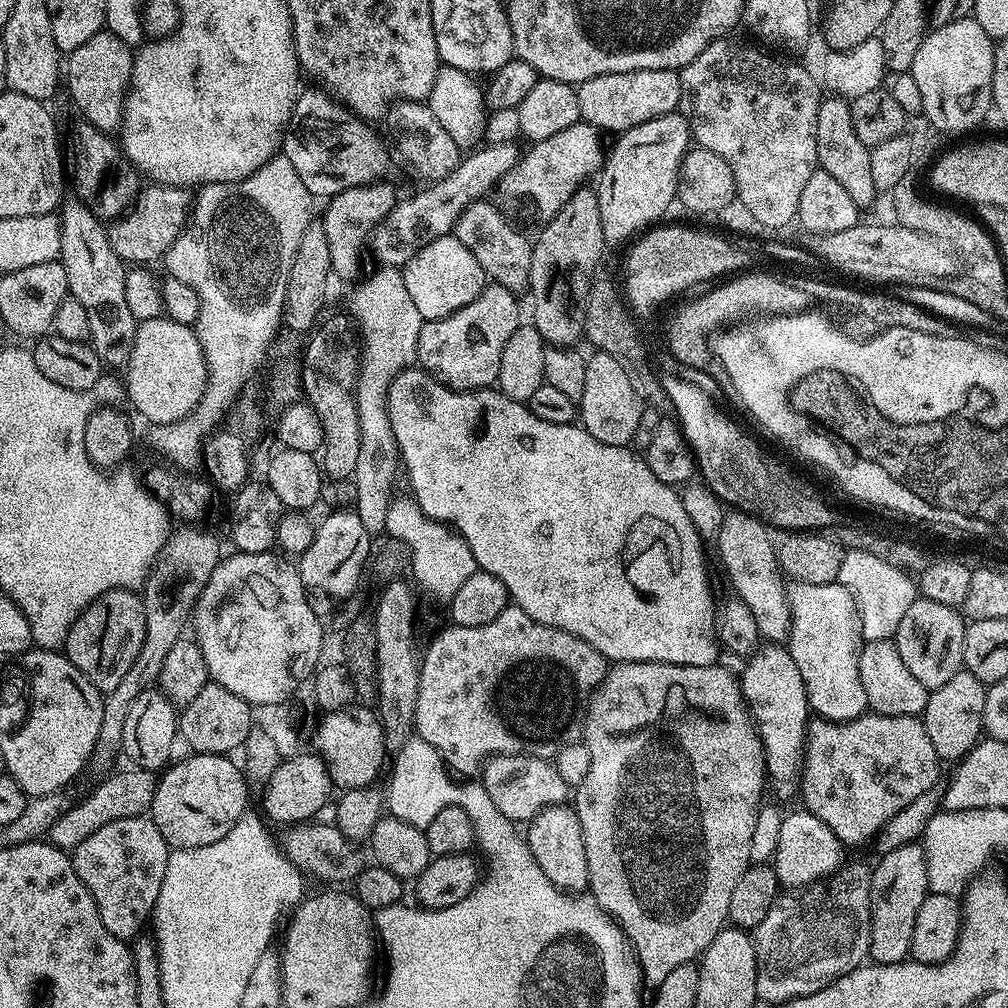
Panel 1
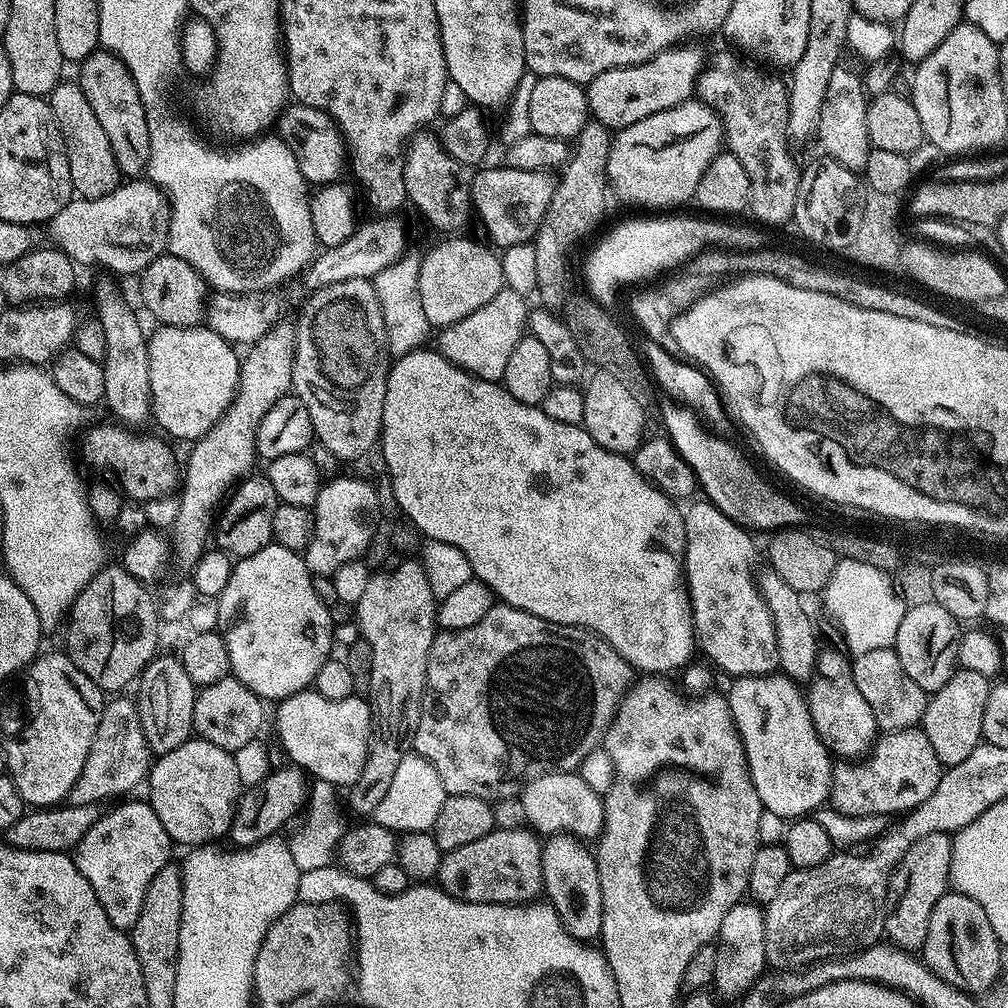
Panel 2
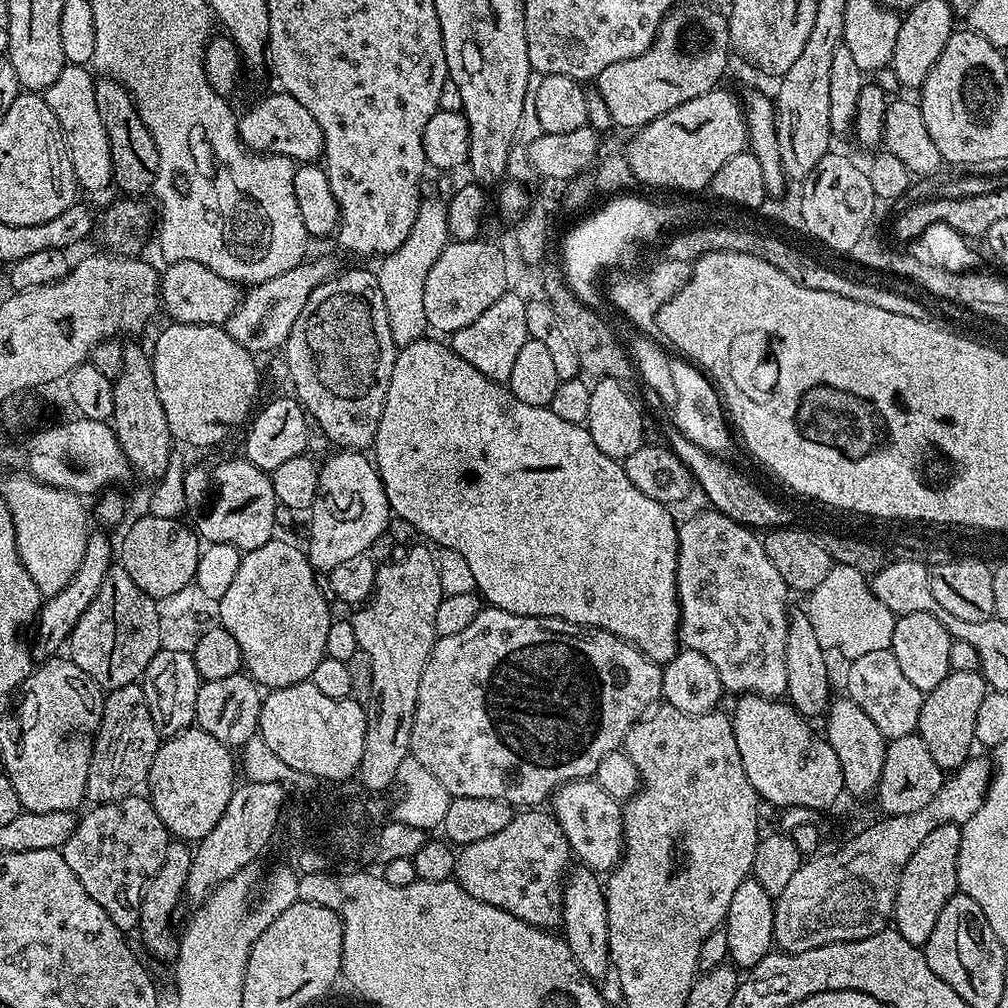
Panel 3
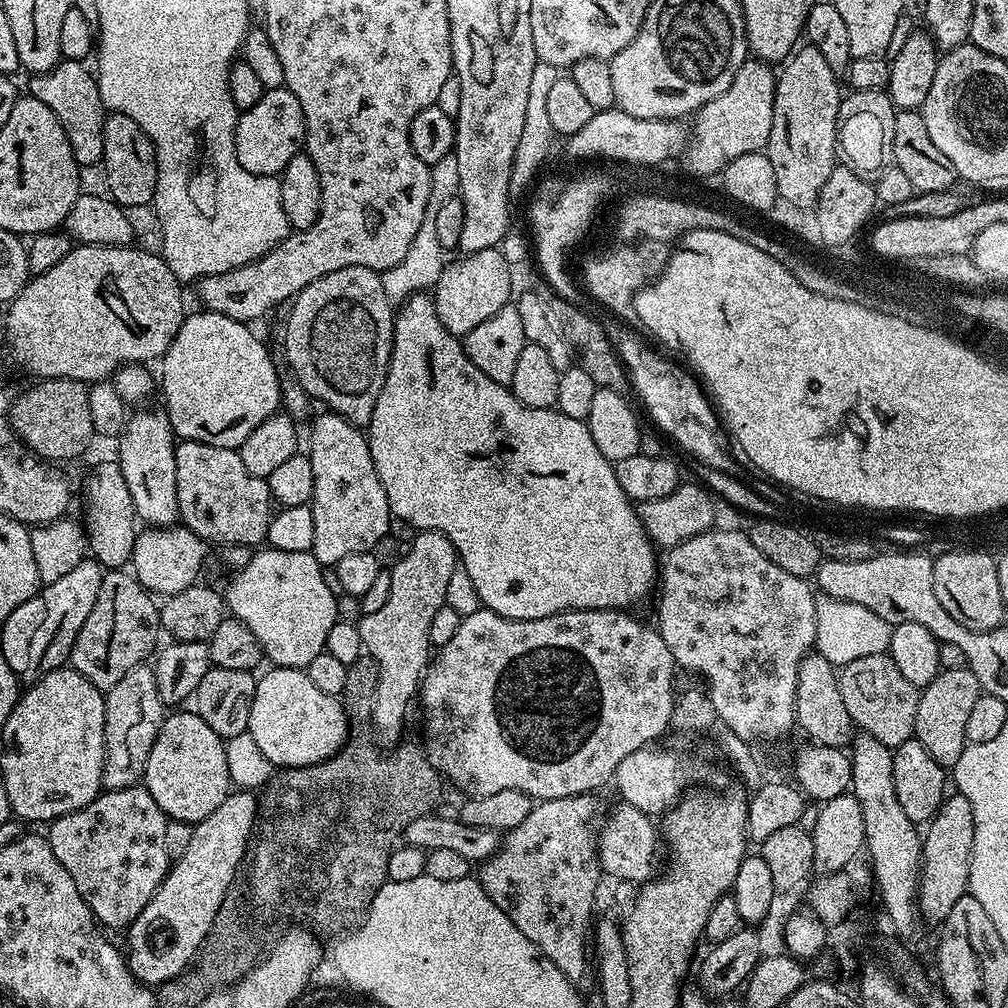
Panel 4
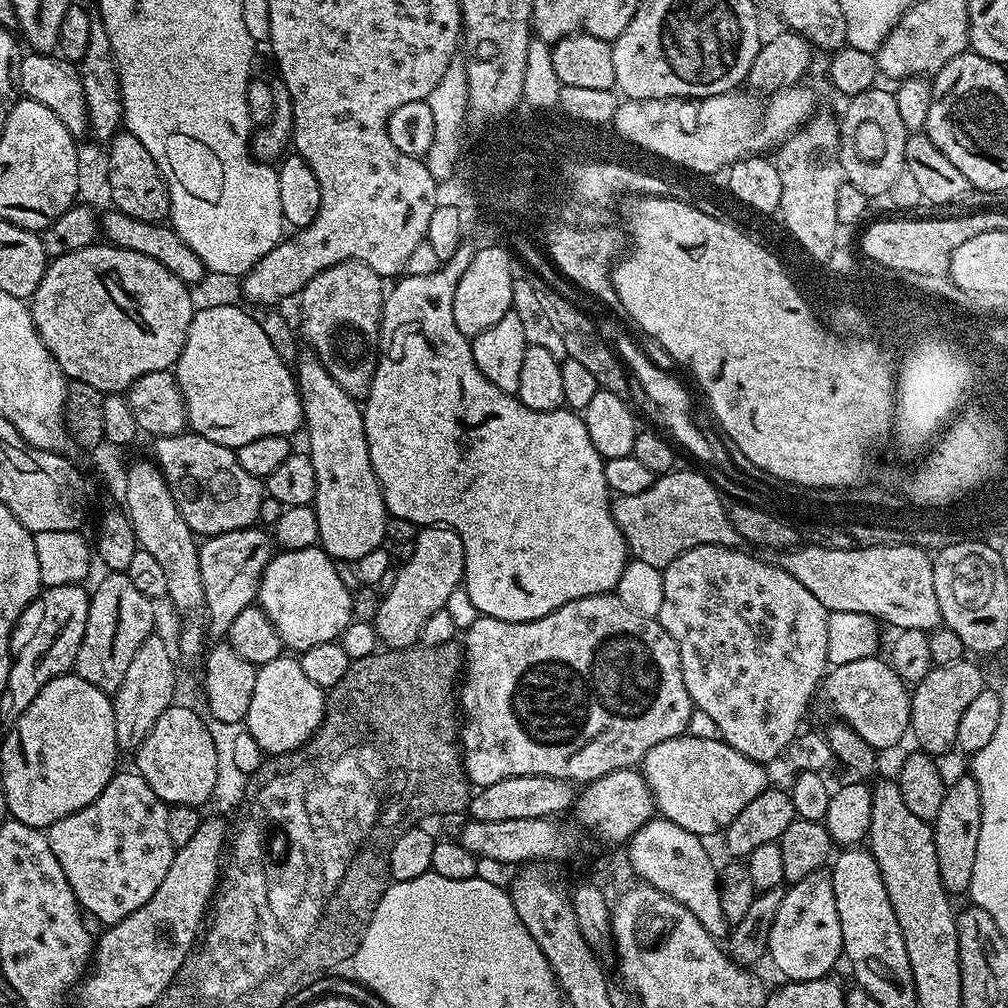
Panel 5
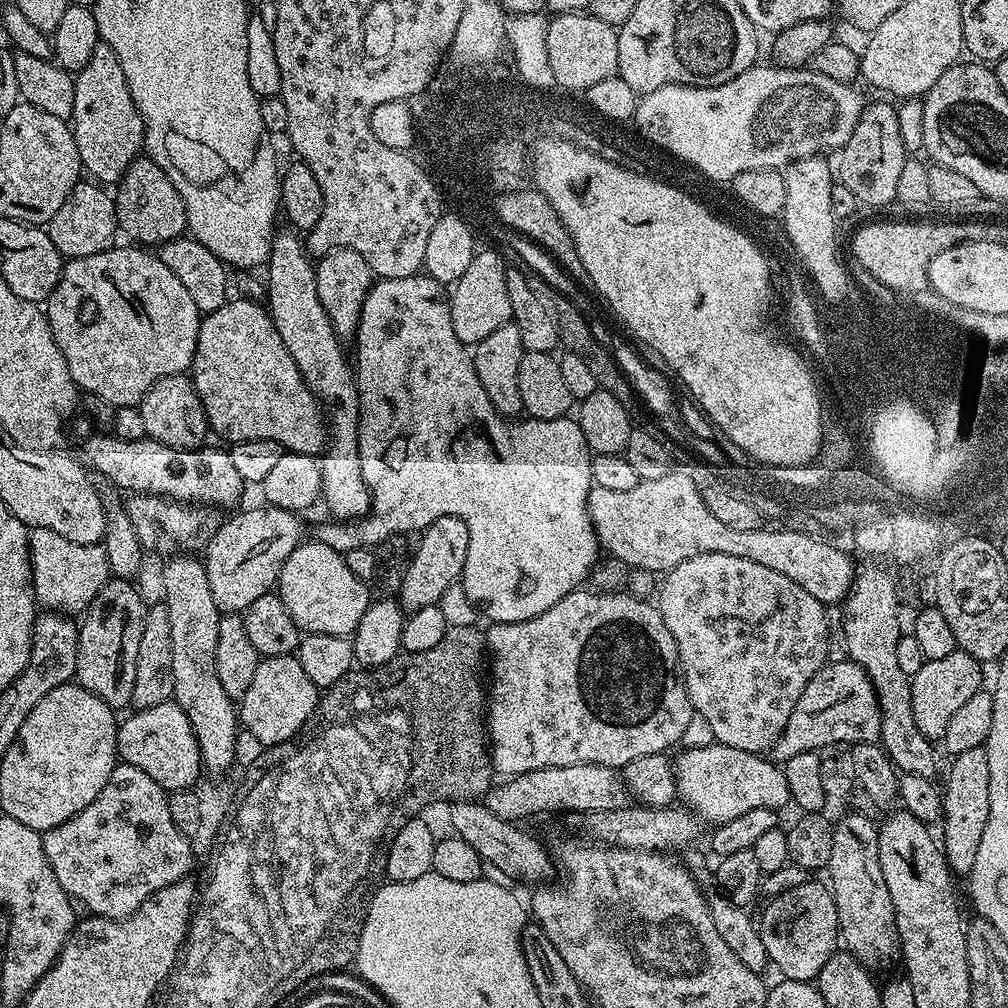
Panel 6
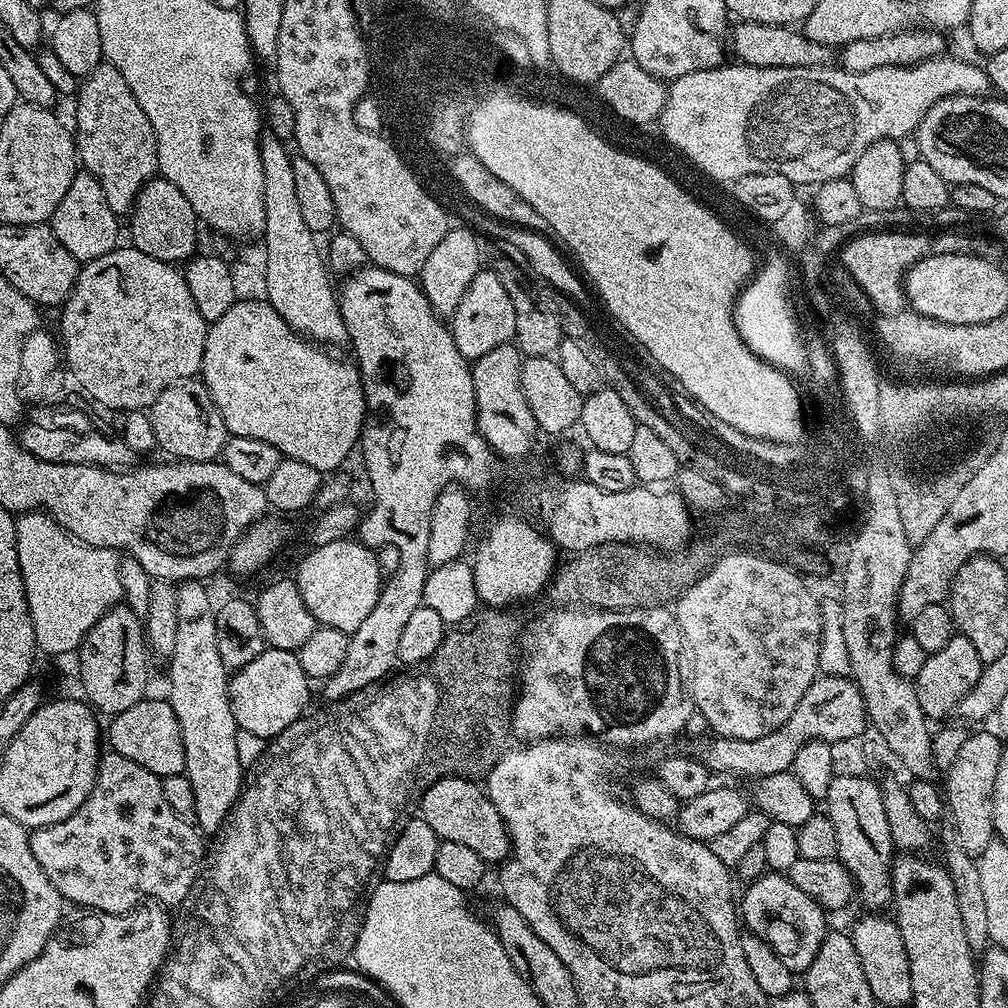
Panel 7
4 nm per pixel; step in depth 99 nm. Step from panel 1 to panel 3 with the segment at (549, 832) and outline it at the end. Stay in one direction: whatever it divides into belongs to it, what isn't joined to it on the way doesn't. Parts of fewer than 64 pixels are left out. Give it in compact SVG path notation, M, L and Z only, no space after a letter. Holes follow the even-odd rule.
M576 866L567 873L564 882L564 901L562 902L562 939L570 954L576 960L584 975L594 982L609 979L610 961L608 959L608 911L604 901L604 890L597 873L589 868ZM576 868L576 869L575 869Z

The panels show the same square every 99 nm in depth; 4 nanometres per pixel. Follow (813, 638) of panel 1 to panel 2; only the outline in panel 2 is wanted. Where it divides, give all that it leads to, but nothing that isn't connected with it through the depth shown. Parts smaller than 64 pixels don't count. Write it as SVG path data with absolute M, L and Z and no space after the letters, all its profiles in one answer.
M843 651L840 652L819 653L818 675L807 685L806 699L814 730L829 753L836 758L856 758L871 749L878 729L874 722L874 710L870 710L858 686L854 686L852 660Z

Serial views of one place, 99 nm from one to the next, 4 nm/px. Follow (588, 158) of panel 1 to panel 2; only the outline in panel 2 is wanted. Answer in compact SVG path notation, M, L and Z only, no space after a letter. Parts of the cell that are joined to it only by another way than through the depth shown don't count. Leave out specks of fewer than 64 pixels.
M497 166L479 169L476 177L470 180L470 203L475 215L480 216L491 243L497 249L527 244L535 241L537 232L542 226L542 218L550 206L550 198L556 185L551 171L535 172L534 170L514 170Z

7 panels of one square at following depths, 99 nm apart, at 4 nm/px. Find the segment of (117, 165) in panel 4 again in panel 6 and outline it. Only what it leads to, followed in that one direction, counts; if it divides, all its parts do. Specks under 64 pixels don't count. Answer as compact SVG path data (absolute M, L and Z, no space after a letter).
M141 154L126 170L126 174L115 185L116 222L121 233L133 236L140 246L159 246L174 238L185 235L188 227L186 206L182 202L182 194L170 182L170 178L156 163Z

